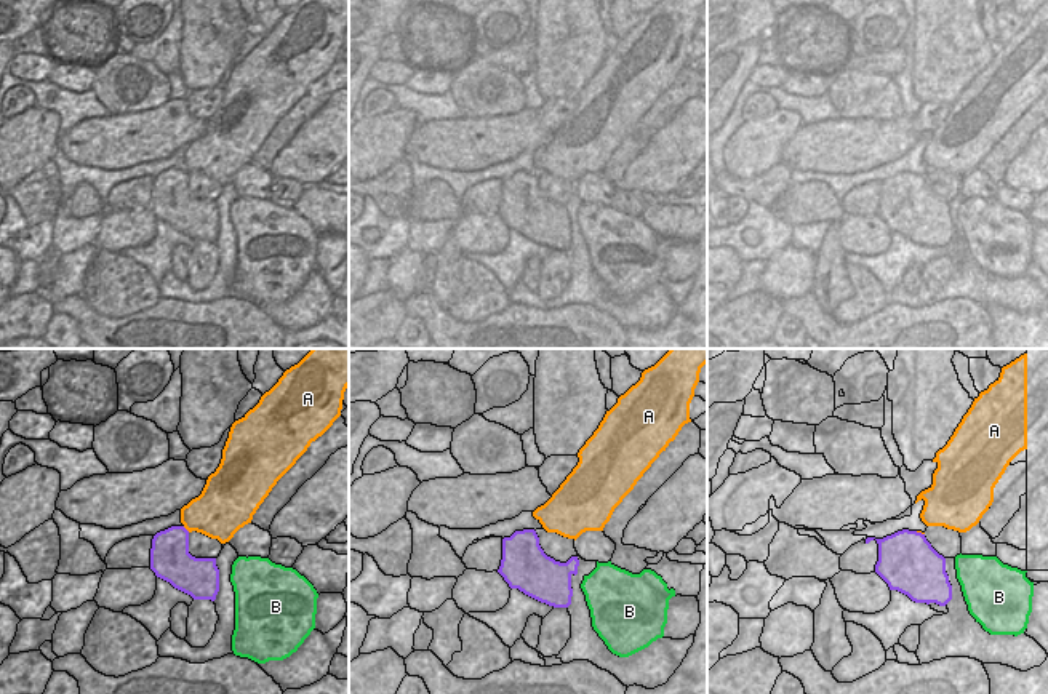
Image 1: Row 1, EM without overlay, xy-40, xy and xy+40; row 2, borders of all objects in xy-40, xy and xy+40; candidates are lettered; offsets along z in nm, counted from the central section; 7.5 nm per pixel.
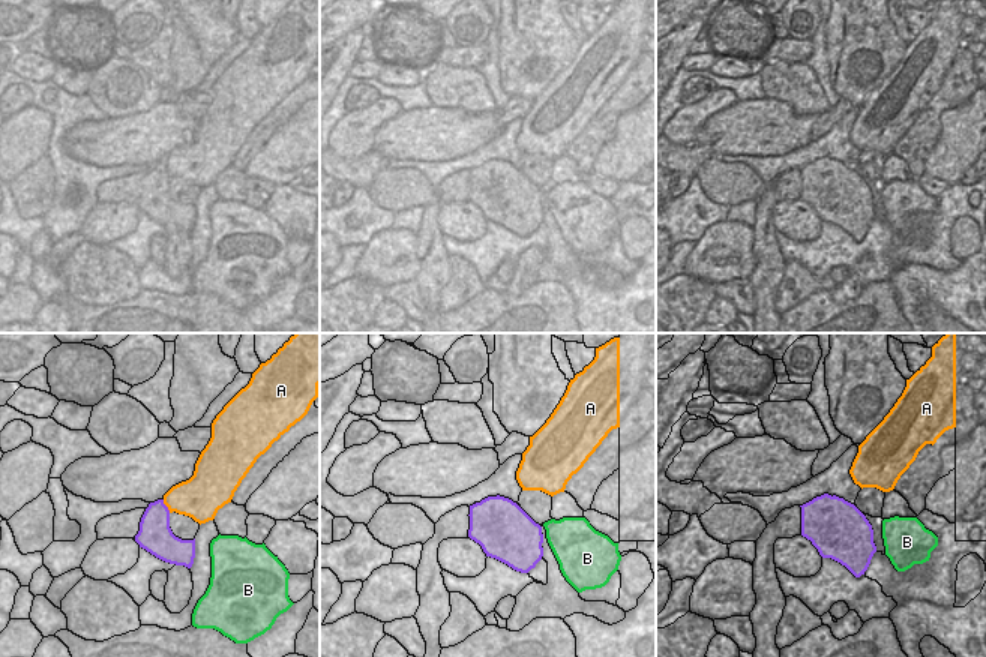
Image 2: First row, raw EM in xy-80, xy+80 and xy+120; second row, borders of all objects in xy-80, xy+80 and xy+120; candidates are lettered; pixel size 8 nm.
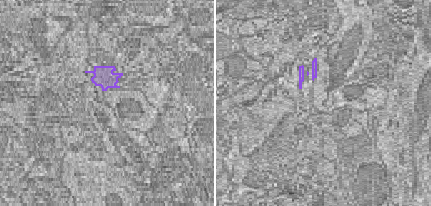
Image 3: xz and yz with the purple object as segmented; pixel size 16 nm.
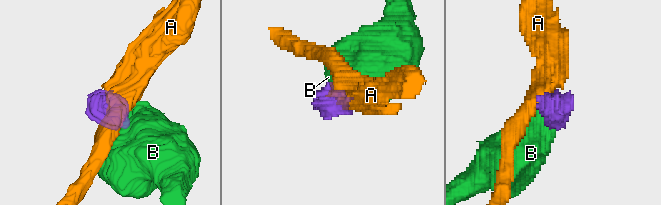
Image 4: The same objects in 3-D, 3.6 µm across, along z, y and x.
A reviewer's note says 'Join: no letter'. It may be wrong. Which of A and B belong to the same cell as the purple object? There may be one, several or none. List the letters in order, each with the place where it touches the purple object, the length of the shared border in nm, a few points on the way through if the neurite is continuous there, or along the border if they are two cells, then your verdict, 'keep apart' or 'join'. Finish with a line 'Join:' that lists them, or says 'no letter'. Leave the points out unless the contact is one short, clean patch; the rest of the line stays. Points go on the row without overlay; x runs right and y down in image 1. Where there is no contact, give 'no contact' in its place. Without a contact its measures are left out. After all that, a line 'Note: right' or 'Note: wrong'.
A: contact xy-40 (184, 170); length 70 nm; border xy-40 (183, 168), (189, 173); keep apart
B: no contact; keep apart
Join: no letter
Note: right

